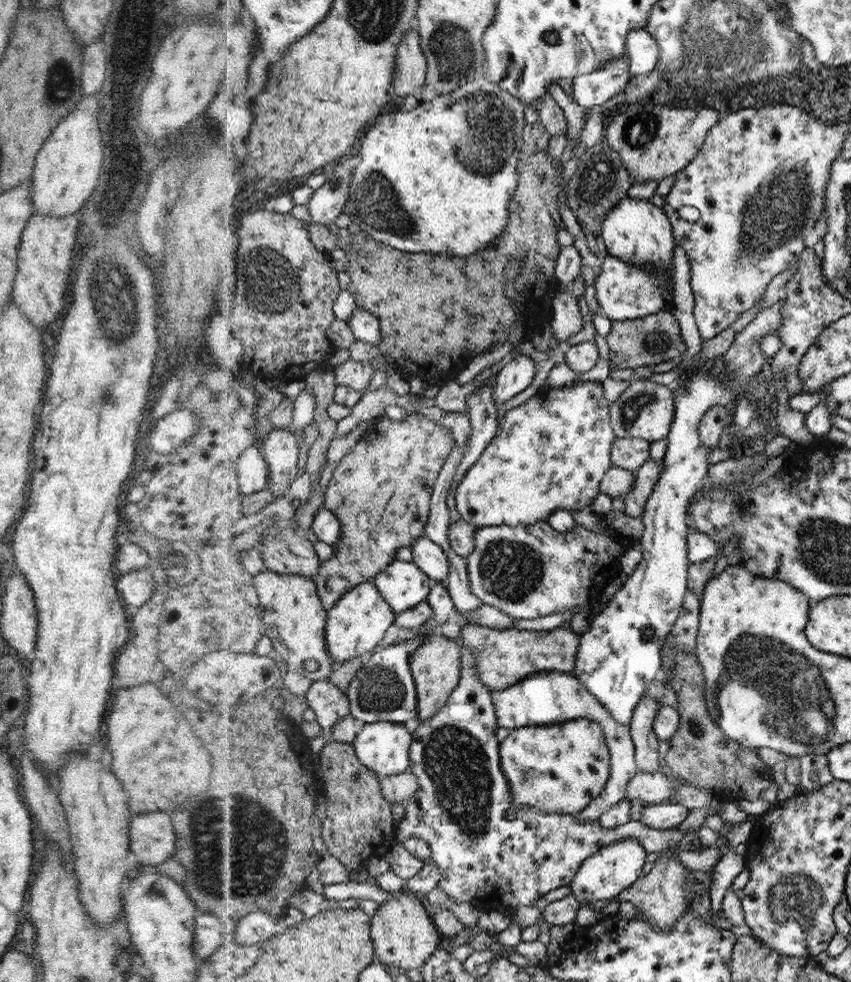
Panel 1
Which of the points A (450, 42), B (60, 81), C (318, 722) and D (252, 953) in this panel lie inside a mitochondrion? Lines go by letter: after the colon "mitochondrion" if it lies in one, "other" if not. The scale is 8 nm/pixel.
A: mitochondrion
B: mitochondrion
C: other
D: other

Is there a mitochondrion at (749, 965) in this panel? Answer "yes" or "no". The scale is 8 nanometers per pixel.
no

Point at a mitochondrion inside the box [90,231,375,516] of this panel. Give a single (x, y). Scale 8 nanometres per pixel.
(281, 278)

